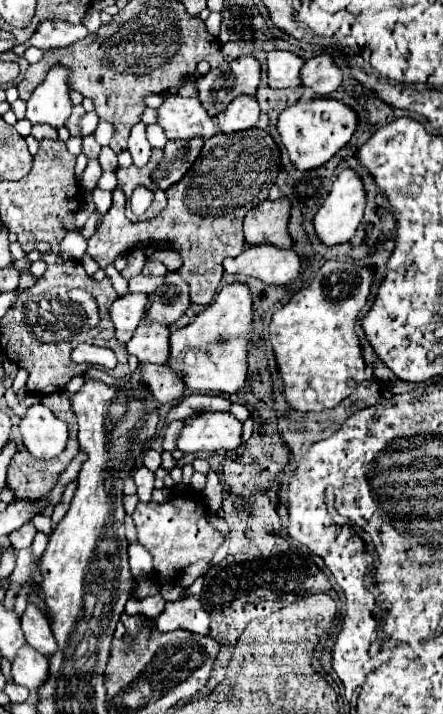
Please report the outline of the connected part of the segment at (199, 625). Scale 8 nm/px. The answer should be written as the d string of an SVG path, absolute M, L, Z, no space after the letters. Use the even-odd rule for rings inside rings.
M189 595L181 601L167 601L163 613L157 617L157 629L187 629L193 633L209 635L209 613L201 605L199 595Z

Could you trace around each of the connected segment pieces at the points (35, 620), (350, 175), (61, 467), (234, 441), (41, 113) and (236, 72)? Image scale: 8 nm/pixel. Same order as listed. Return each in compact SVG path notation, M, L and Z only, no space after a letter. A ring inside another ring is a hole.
M27 603L27 609L21 617L21 629L25 633L27 645L37 649L41 655L51 657L51 653L57 651L57 641L53 637L51 625L33 603Z
M345 169L333 183L331 193L327 195L325 203L321 205L321 209L315 215L315 231L321 237L321 241L325 245L337 245L337 243L345 243L355 235L357 225L363 219L363 211L365 211L365 203L367 203L367 193L363 187L363 181L359 177L359 173L355 169Z
M57 413L59 419L67 419L69 423L69 443L67 449L55 457L55 461L13 461L9 477L9 487L15 491L19 499L41 499L45 497L57 483L59 475L67 469L71 459L79 453L77 443L77 417L67 413Z
M199 413L195 417L185 419L185 429L177 439L177 449L183 453L199 453L199 451L235 451L243 443L243 423L231 413Z
M53 65L45 81L33 91L27 101L27 119L31 123L49 123L61 127L71 115L73 103L69 97L71 69L67 65Z
M239 57L197 79L199 101L211 115L219 115L237 95L255 95L261 81L261 65L255 57Z

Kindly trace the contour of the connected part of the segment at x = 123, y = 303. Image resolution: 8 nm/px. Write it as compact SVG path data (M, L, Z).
M127 293L125 297L119 297L113 303L113 323L115 323L115 337L119 343L127 343L137 325L143 319L143 313L147 309L149 295L147 293Z

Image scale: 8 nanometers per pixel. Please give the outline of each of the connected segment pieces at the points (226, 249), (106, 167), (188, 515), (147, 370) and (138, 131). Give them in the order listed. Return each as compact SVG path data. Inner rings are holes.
M245 129L239 133L219 133L209 139L205 139L205 145L193 163L193 167L187 171L187 175L171 185L167 189L167 207L149 221L137 221L131 223L125 217L125 195L121 189L113 191L113 205L107 211L107 215L97 223L97 229L87 245L87 255L105 269L111 265L119 255L127 255L137 247L159 247L159 245L171 245L173 251L177 251L183 257L183 265L179 267L179 275L183 281L187 281L191 289L191 303L197 305L209 305L217 293L217 287L223 277L223 259L241 255L247 249L245 237L243 237L243 217L247 209L255 207L257 203L265 201L269 197L271 187L277 181L277 175L281 171L281 151L275 143L275 139L265 129Z
M101 147L99 163L101 163L103 171L115 171L117 169L117 153L111 147Z
M181 495L171 497L167 503L137 503L137 509L133 511L133 521L139 533L139 543L153 555L153 569L157 581L173 581L173 573L183 571L187 565L199 559L211 559L223 545L223 535L207 523L205 513L207 509L201 501L193 501Z
M143 363L143 381L147 381L153 397L165 405L165 403L173 403L177 399L183 397L185 393L185 383L183 379L167 369L167 365L153 365L153 363Z
M137 123L131 129L131 137L129 137L129 153L137 167L143 167L151 157L151 145L147 141L145 129L147 129L145 123Z

